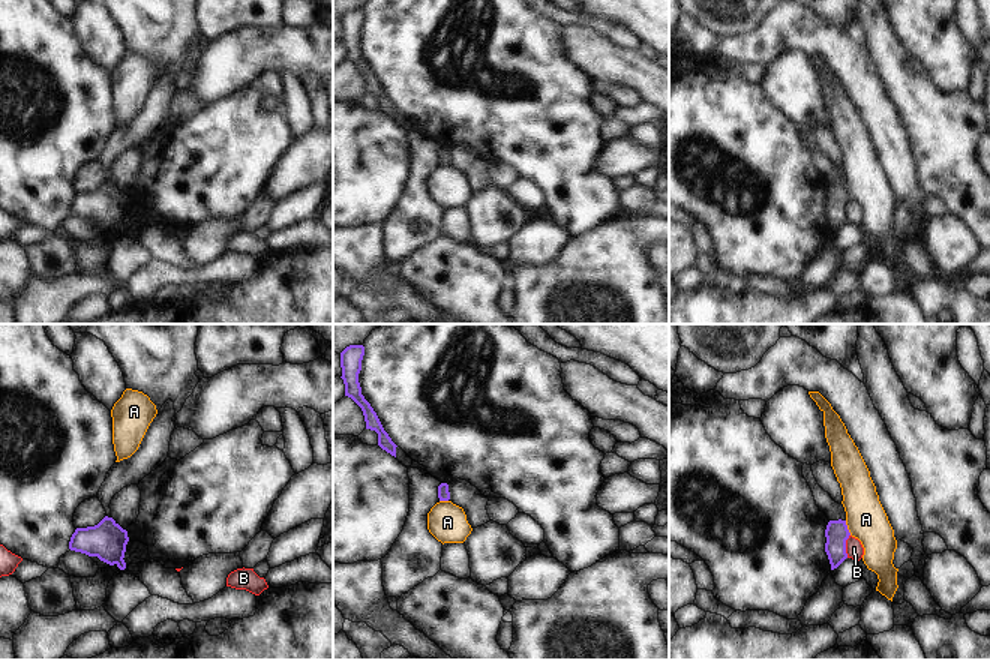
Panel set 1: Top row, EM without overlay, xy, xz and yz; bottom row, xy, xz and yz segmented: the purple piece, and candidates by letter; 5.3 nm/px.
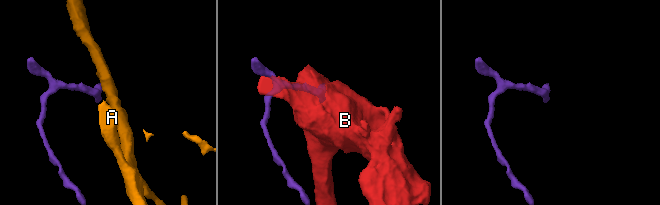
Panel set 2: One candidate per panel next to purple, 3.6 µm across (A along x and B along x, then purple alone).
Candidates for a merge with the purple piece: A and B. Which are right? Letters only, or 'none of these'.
none of these

